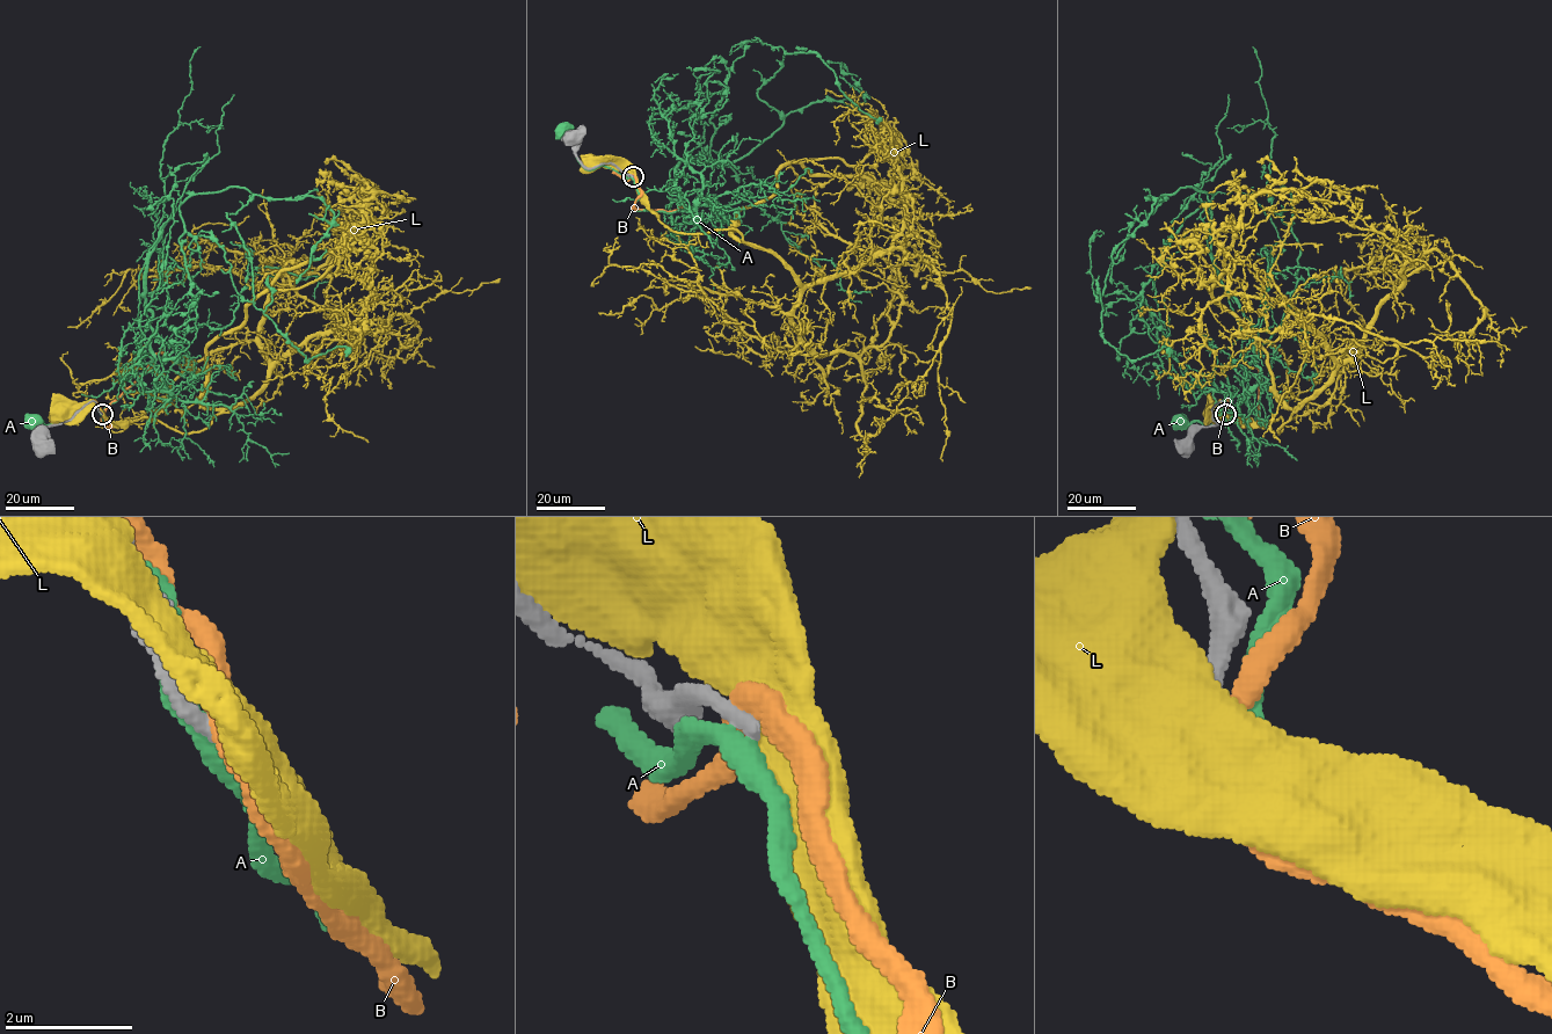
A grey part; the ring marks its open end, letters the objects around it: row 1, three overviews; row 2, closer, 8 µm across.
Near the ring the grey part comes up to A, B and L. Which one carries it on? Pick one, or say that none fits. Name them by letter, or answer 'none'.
none

